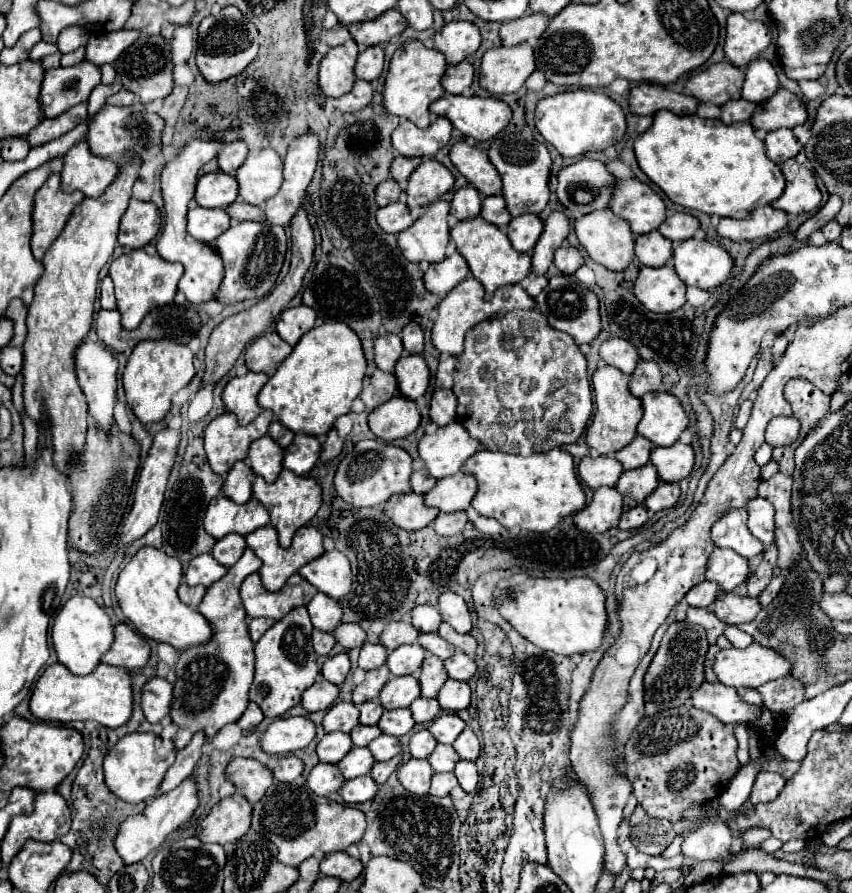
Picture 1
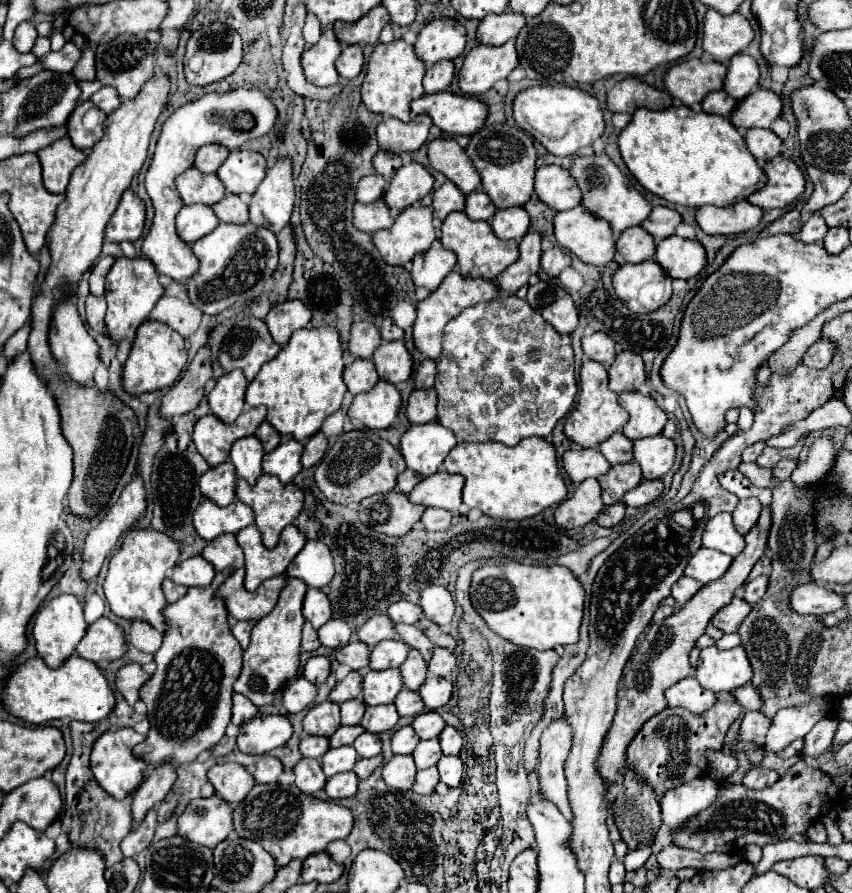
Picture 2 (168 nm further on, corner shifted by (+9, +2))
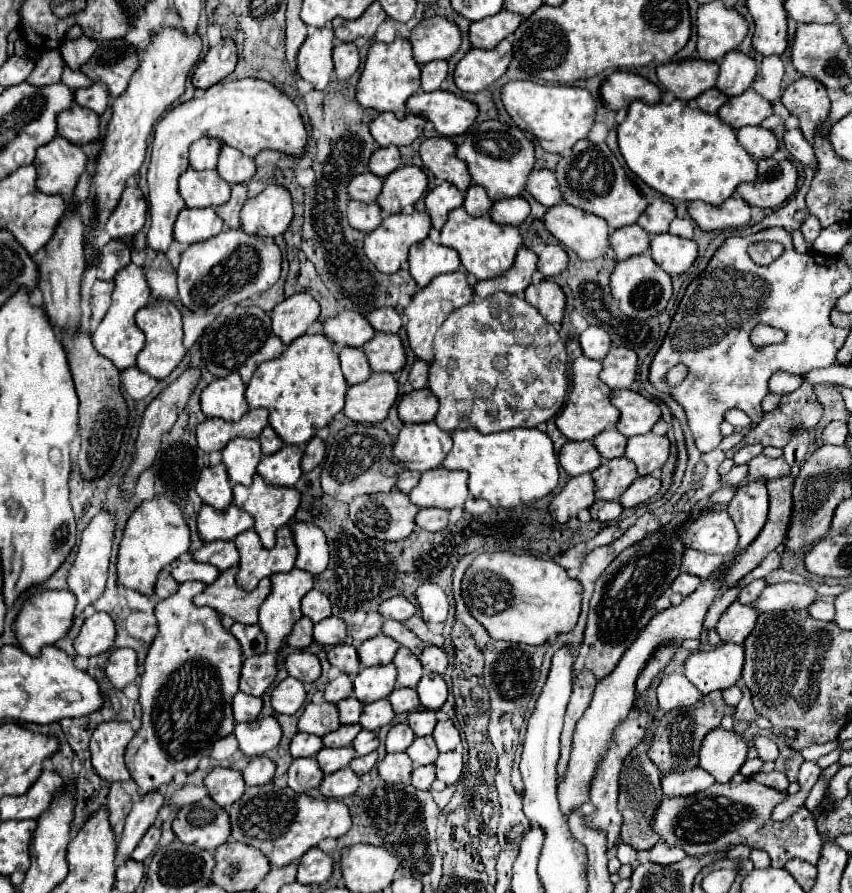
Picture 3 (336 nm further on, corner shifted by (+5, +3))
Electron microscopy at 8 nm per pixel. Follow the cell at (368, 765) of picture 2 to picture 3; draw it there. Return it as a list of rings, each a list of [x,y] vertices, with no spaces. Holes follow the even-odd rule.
[[[374,751],[374,753],[368,753],[368,755],[364,755],[364,757],[352,759],[350,769],[352,769],[356,775],[364,775],[364,773],[368,773],[368,771],[376,765],[376,761],[378,761],[378,753]]]

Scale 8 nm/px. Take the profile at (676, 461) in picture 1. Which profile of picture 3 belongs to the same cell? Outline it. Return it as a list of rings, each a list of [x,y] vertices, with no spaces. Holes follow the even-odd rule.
[[[646,433],[640,437],[630,437],[626,445],[624,457],[634,461],[638,467],[638,475],[650,475],[660,471],[670,455],[668,437],[658,437],[654,433]]]

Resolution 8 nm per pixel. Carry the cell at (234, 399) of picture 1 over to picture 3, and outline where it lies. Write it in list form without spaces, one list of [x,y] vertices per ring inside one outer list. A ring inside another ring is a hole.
[[[232,373],[224,379],[214,379],[200,397],[202,411],[206,417],[220,417],[224,421],[238,421],[246,411],[248,403],[244,397],[246,385],[240,375]]]

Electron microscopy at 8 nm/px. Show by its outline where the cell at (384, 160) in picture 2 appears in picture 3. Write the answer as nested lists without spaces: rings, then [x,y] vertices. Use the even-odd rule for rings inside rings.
[[[380,147],[376,153],[372,153],[370,159],[370,171],[378,177],[386,177],[392,171],[400,167],[400,153],[398,147]]]

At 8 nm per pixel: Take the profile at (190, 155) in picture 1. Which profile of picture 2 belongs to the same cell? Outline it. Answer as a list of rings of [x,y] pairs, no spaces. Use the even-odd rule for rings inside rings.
[[[238,88],[224,94],[218,92],[204,94],[202,98],[180,106],[176,112],[168,116],[168,120],[162,124],[156,150],[150,168],[146,172],[146,192],[154,206],[154,220],[150,232],[142,242],[142,254],[156,266],[160,274],[166,274],[182,282],[190,278],[198,268],[198,260],[190,252],[190,246],[178,238],[174,228],[174,220],[178,210],[182,208],[182,200],[180,194],[176,192],[174,178],[194,164],[194,154],[202,144],[222,144],[228,150],[238,150],[244,142],[266,136],[274,128],[274,124],[276,124],[276,106],[258,88]],[[240,112],[252,114],[254,128],[250,130],[236,128],[236,118],[240,116]]]

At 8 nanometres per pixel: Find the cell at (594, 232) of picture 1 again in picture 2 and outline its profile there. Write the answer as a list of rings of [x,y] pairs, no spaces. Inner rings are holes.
[[[576,206],[576,208],[570,208],[570,210],[562,210],[562,212],[554,214],[554,236],[556,236],[556,242],[562,248],[570,250],[582,262],[588,262],[592,266],[608,264],[612,260],[614,252],[616,252],[616,242],[612,238],[610,224],[606,220],[600,220],[598,216],[592,216],[582,206]]]

